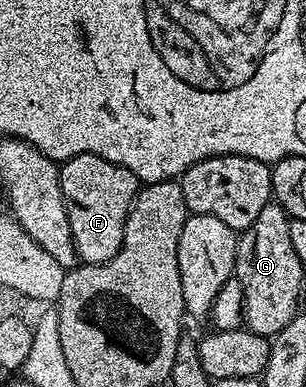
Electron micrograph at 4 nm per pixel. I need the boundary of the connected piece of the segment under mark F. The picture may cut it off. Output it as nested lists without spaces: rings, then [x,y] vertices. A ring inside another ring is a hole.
[[[94,153],[75,155],[60,166],[61,190],[75,239],[75,251],[84,264],[107,263],[123,243],[129,208],[137,198],[139,182],[127,167],[111,163]]]

